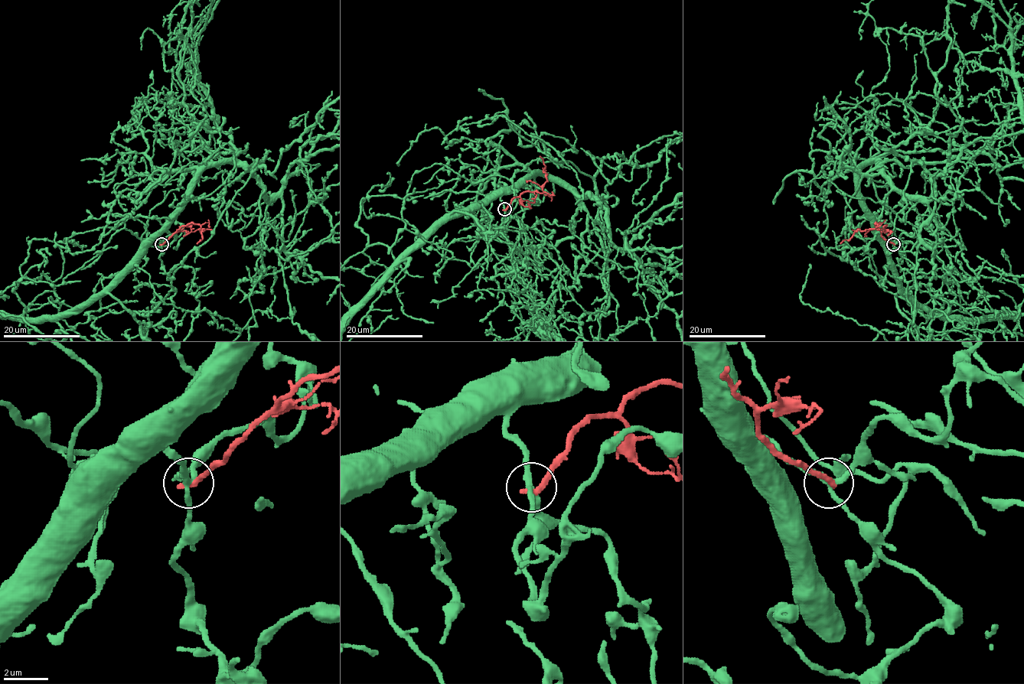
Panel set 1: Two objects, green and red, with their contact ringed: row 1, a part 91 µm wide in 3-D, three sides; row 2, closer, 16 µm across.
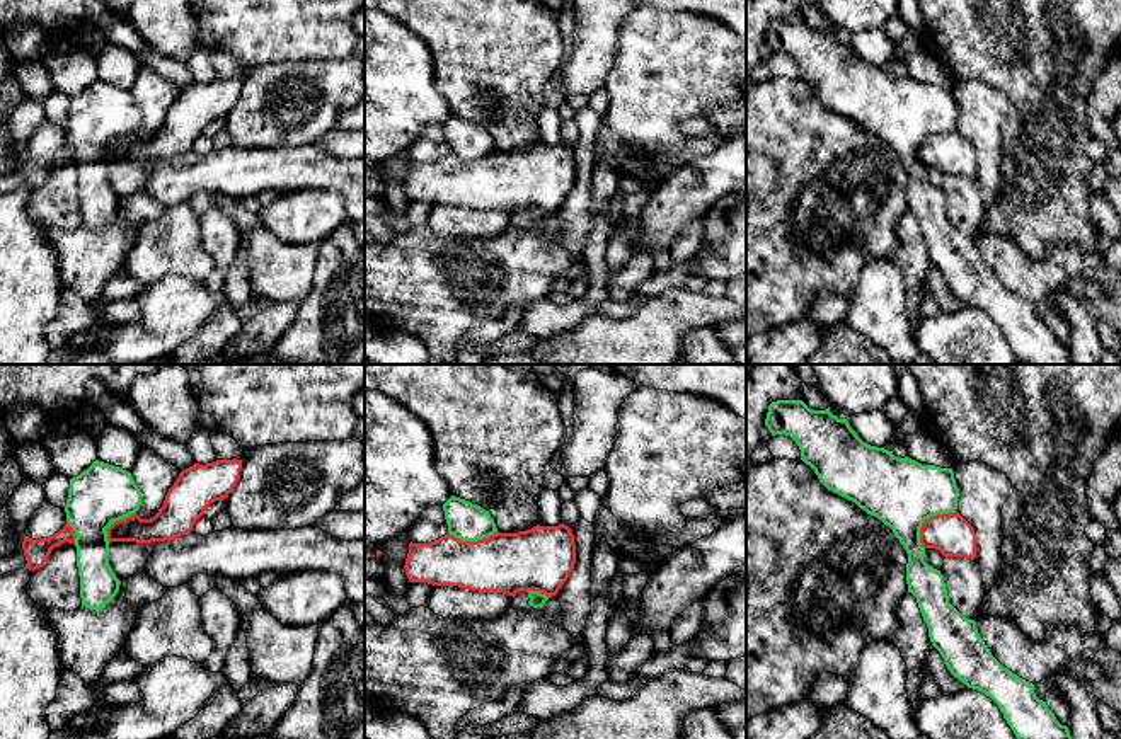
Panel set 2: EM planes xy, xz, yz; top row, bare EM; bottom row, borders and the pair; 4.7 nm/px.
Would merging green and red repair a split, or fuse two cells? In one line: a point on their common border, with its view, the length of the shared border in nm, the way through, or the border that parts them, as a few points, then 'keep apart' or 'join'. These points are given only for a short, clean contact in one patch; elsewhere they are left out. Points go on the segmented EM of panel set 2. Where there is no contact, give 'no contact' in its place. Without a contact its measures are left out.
yz (925, 518) | 240 nm | keep apart

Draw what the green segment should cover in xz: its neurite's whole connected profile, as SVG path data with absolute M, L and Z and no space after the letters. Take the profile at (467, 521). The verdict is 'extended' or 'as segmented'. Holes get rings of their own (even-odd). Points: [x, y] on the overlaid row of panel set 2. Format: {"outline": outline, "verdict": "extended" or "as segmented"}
{"outline": "M451 496L443 511L448 533L462 541L484 540L497 531L489 511L465 499Z", "verdict": "as segmented"}

